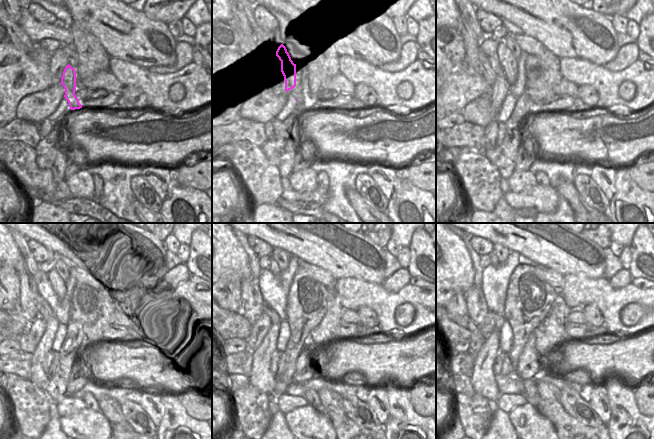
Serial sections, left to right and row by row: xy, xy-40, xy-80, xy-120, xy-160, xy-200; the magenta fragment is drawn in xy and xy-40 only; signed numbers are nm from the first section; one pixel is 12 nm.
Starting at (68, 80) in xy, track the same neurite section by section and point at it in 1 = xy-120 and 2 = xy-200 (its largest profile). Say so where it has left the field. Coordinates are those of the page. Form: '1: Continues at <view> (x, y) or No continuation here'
1: Continues at xy-120 (58, 284)
2: Continues at xy-200 (493, 257)

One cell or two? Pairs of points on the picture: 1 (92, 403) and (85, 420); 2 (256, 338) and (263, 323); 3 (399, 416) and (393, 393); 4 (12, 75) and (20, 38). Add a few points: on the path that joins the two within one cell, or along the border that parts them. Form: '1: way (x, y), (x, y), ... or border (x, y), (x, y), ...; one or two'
1: border (87, 407), (99, 411); two
2: way (257, 334), (261, 327); one
3: way (396, 410), (392, 406), (393, 399); one
4: border (10, 42), (33, 57); two

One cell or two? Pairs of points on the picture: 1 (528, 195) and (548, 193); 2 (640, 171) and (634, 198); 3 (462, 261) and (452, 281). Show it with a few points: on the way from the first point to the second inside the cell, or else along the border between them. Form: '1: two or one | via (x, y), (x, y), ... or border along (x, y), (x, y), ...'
1: one | via (533, 195), (543, 195)
2: two | border along (628, 168), (630, 177), (643, 189)
3: one | via (457, 266), (452, 271), (452, 276)

